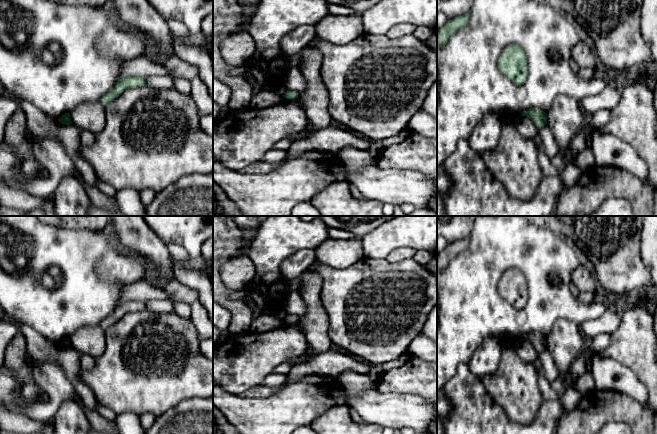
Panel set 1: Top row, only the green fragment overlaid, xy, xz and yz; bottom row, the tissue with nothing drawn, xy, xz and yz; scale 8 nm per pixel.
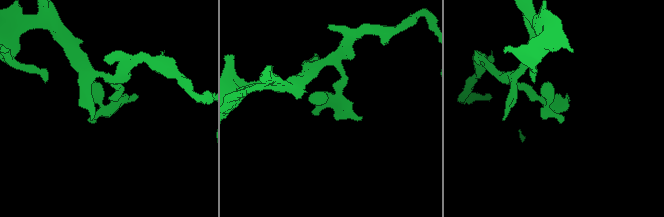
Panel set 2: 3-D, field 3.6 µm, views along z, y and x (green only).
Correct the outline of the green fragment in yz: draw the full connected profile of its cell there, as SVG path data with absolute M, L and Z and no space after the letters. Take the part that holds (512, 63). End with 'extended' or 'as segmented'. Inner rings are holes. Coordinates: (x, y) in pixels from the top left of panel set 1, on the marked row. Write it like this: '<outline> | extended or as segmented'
M517 44L506 46L498 59L498 68L514 84L524 84L528 77L528 66L523 49Z | as segmented

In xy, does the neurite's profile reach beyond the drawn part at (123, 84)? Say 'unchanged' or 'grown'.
unchanged

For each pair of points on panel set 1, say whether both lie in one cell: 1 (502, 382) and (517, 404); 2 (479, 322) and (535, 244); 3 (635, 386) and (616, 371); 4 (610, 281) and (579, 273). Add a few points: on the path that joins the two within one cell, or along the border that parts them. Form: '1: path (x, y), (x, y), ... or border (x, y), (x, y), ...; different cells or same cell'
1: path (507, 387), (517, 399); same cell
2: path (479, 299), (479, 285), (512, 252); same cell
3: path (630, 384), (621, 376); same cell
4: border (594, 277), (599, 288); different cells

